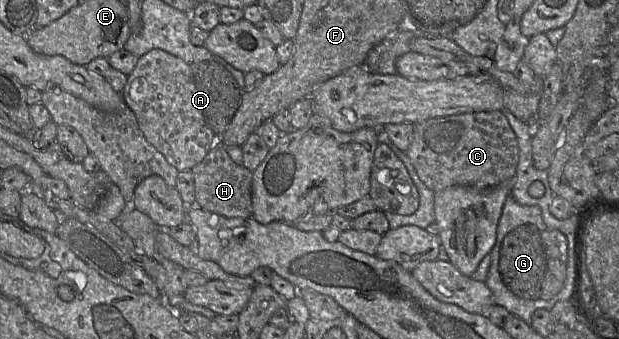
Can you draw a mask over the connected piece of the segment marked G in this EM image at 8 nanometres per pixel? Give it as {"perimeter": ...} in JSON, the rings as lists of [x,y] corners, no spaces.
{"perimeter":[[[532,224],[518,227],[504,236],[499,251],[504,283],[515,295],[527,300],[553,299],[563,288],[567,278],[568,240],[557,229],[542,234]]]}

